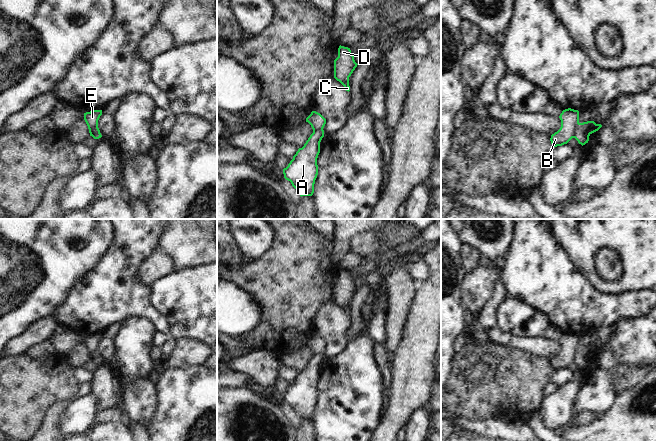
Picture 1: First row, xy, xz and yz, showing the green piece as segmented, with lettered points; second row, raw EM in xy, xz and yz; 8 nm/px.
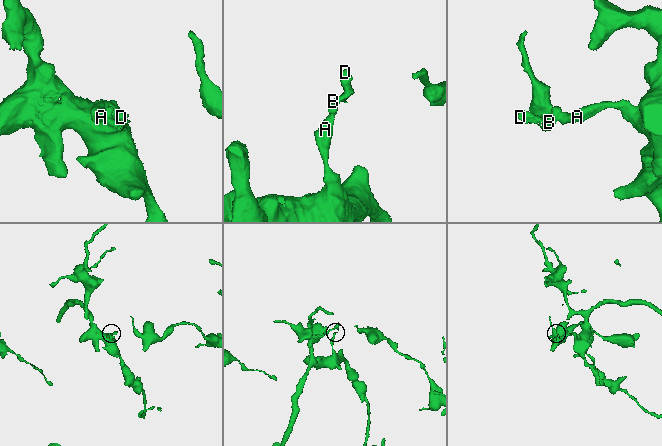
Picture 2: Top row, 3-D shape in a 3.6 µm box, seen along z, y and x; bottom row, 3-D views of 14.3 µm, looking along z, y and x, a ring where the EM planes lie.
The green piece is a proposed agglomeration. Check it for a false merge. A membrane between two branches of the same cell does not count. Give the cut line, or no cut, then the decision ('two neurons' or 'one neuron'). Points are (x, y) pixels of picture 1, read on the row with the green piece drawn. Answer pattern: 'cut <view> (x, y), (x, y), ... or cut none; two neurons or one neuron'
cut yz (579, 123), (575, 129), (574, 137); two neurons

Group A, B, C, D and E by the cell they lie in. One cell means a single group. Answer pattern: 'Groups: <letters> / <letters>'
Groups: A / B C D E.

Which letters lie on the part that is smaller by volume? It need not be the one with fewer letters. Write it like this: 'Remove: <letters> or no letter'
Remove: B, C, D, E

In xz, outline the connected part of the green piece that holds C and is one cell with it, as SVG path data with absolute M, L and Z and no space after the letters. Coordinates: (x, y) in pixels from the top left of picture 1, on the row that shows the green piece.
M339 46L338 57L334 60L334 78L339 81L346 91L350 91L349 77L357 67L350 48Z

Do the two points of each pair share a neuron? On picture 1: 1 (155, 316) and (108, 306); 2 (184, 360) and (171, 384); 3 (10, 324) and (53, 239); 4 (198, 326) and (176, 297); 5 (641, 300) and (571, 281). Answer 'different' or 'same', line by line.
1: same
2: different
3: same
4: same
5: same

